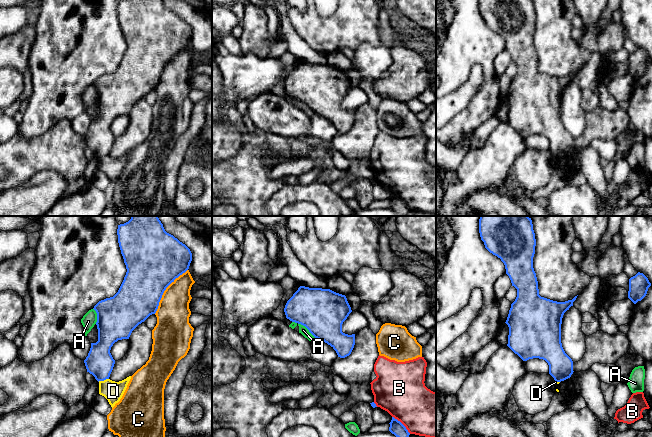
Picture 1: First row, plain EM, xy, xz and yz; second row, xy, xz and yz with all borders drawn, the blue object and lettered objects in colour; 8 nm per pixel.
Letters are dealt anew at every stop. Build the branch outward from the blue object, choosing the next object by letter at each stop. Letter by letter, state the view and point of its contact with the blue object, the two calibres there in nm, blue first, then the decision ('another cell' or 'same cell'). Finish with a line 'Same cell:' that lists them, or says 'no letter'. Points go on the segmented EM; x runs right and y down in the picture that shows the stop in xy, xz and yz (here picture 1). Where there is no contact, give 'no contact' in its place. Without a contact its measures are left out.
A: xz (307, 328) | 360/70 nm | another cell
B: xz (402, 424) | 110/380 nm | another cell
C: xy (165, 289) | 460/260 nm | another cell
D: xy (103, 380) | 220/160 nm | another cell
Same cell: no letter

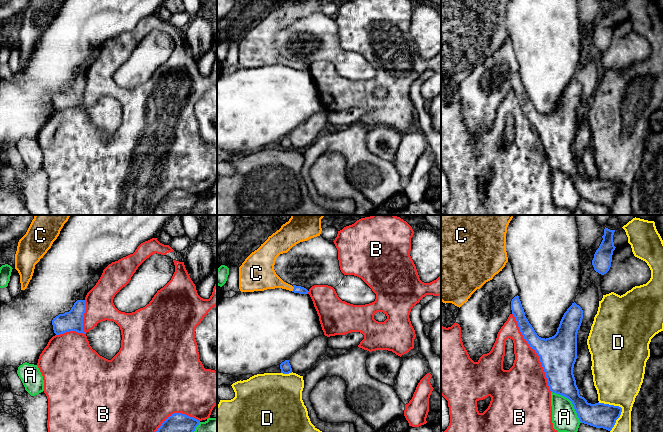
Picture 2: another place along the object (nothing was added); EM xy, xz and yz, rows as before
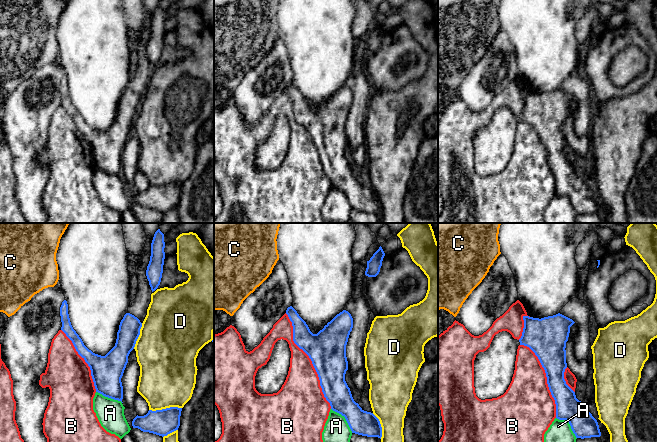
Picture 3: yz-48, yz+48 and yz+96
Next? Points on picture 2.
A: yz (571, 401) | 220/200 nm | another cell
B: yz (535, 351) | 300/320 nm | another cell
C: xz (293, 289) | 60/190 nm | same cell
D: yz (621, 408) | 200/380 nm | another cell
Same cell: C

